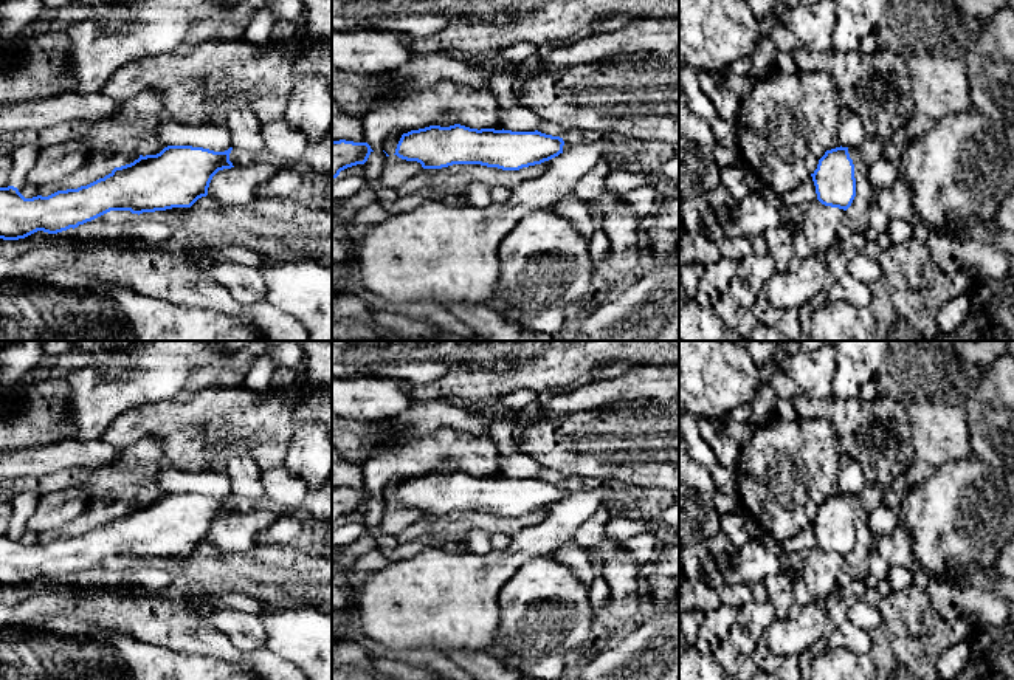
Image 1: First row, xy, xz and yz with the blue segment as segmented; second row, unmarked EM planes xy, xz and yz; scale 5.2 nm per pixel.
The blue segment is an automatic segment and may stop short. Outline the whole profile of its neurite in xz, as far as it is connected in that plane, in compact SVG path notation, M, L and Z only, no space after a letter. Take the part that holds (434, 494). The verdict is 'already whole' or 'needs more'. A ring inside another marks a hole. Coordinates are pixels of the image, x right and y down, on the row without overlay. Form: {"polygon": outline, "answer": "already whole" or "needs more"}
{"polygon": "M429 472L403 480L395 500L417 508L423 516L453 511L481 511L502 517L519 517L541 511L563 500L564 488L535 479Z", "answer": "already whole"}

